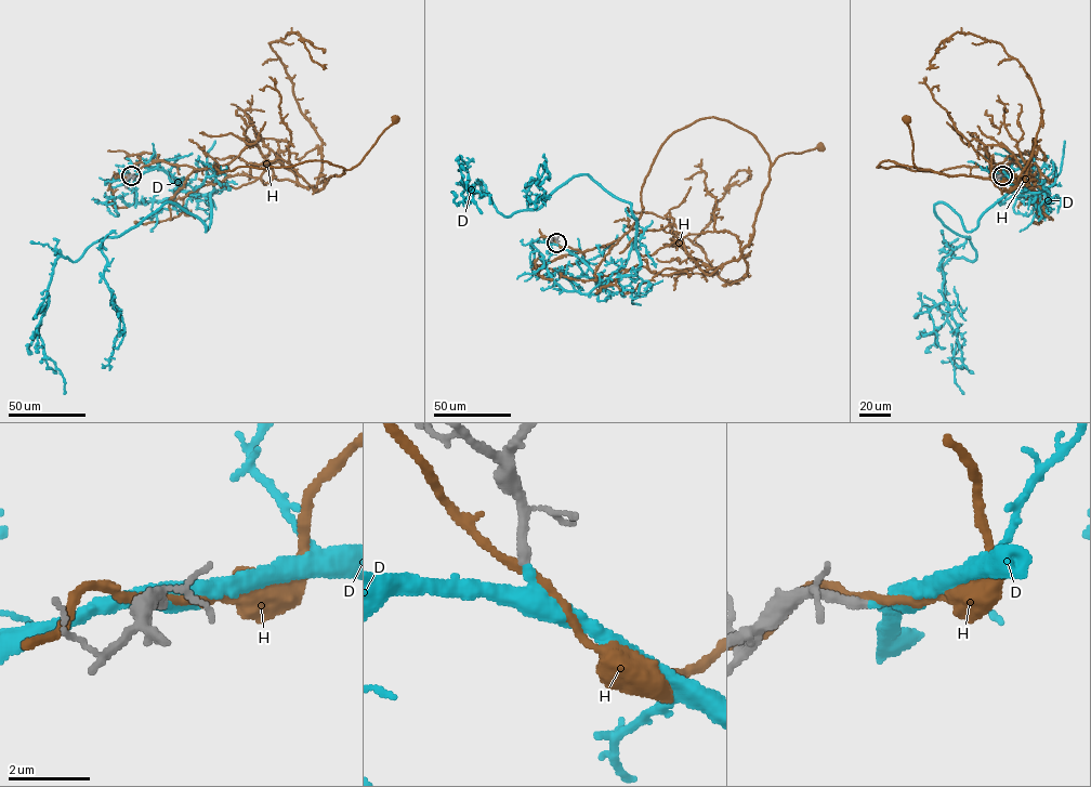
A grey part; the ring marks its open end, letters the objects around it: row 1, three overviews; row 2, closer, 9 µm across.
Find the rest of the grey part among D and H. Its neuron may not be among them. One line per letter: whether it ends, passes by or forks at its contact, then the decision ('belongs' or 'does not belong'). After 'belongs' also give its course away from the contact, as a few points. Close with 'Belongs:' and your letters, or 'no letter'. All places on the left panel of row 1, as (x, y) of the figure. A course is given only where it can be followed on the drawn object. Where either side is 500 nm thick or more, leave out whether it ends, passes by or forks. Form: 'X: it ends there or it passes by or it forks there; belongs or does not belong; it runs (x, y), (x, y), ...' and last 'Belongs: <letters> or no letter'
D: it ends there; belongs; it runs (132, 175), (214, 191), (209, 227), (165, 202), (58, 257), (37, 332), (64, 394)
H: it passes by; does not belong
Belongs: D

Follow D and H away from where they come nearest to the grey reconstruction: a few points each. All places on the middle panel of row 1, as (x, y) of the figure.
D: (557, 243), (605, 281), (640, 264), (631, 206), (587, 174), (507, 217), (478, 182), (463, 192), (489, 204)
H: (557, 243), (618, 240), (660, 145), (701, 119), (751, 132), (770, 168), (820, 147)

